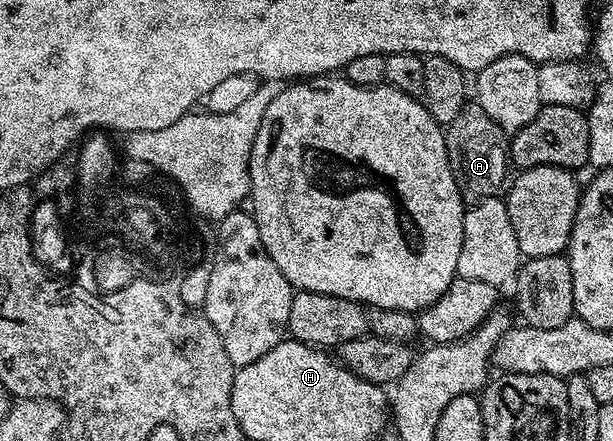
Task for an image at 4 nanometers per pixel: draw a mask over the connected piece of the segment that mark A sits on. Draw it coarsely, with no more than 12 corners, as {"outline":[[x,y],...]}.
{"outline":[[477,102],[445,125],[463,201],[507,187],[507,133]]}

